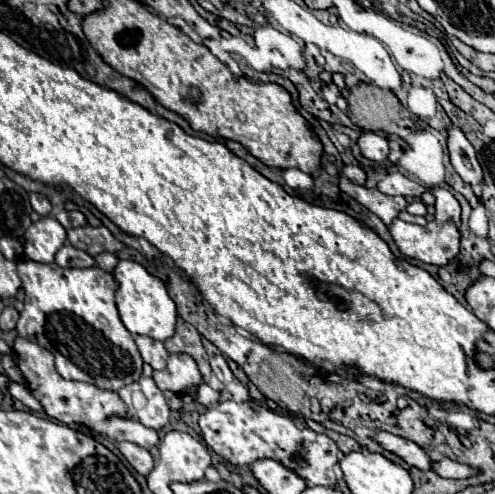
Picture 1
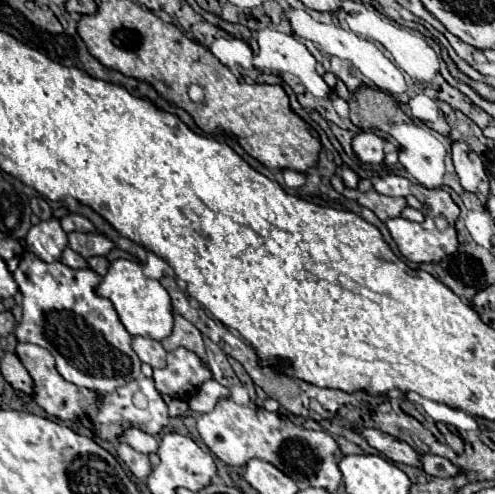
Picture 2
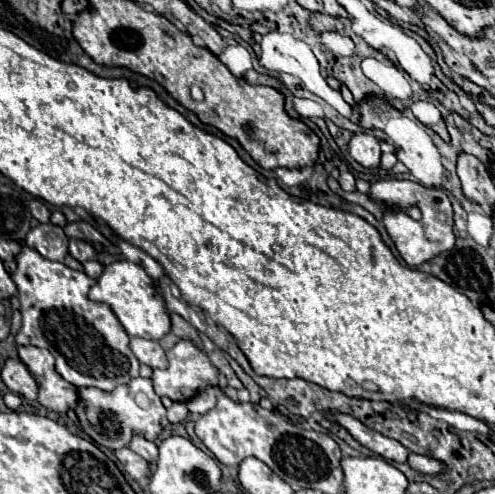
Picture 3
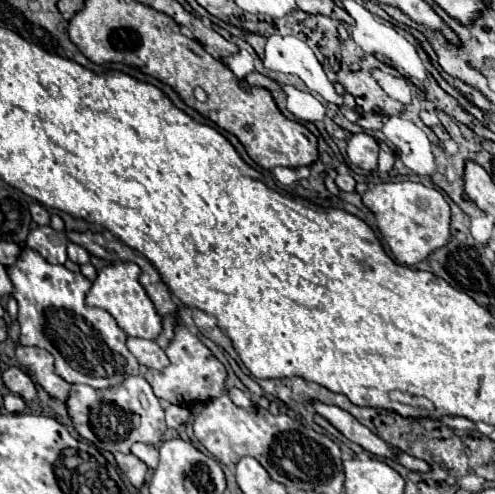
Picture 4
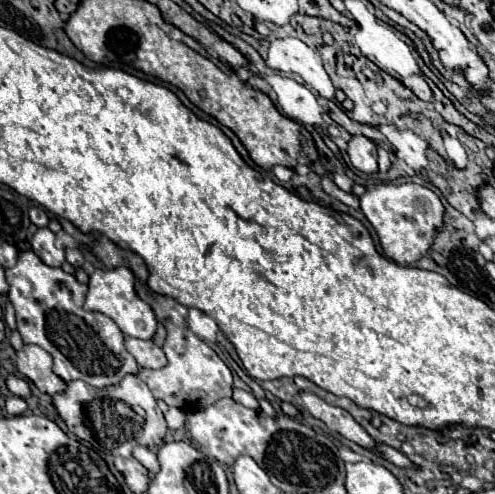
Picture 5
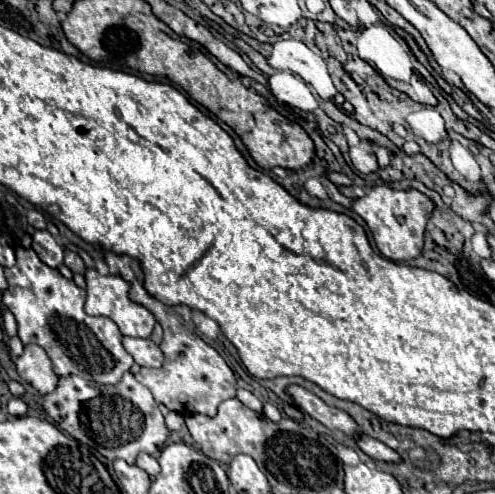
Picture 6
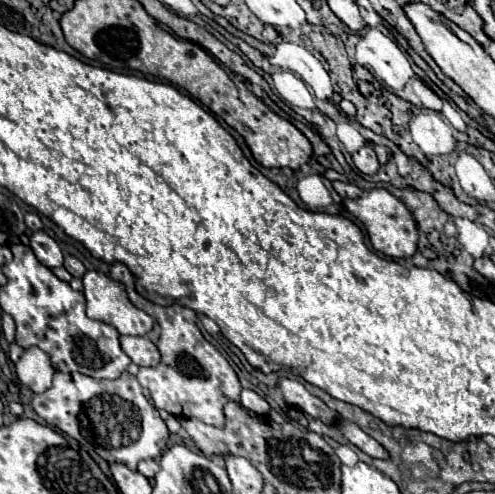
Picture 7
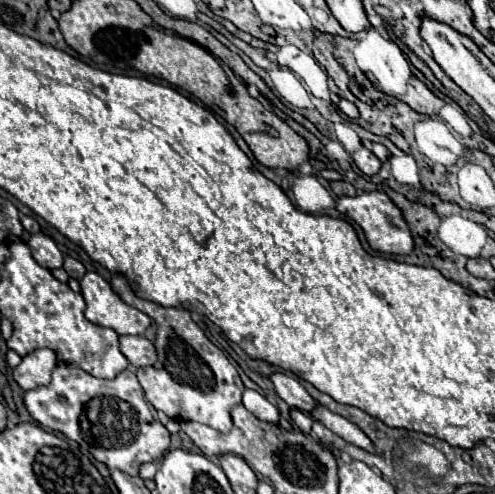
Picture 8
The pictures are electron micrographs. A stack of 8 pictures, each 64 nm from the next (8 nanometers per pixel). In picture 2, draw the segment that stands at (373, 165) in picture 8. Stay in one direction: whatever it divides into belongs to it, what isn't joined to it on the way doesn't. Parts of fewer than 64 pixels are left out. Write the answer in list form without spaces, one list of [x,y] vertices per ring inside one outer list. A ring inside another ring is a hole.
[[[360,132],[352,140],[352,150],[358,160],[366,164],[382,164],[384,160],[384,140],[374,132]]]

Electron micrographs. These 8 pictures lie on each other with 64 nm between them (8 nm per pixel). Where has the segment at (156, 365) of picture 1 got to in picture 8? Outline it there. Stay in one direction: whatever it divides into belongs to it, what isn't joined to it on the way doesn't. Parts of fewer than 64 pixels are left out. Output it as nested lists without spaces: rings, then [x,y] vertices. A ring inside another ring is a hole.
[[[120,336],[120,352],[136,368],[152,366],[156,362],[154,344],[144,336]]]

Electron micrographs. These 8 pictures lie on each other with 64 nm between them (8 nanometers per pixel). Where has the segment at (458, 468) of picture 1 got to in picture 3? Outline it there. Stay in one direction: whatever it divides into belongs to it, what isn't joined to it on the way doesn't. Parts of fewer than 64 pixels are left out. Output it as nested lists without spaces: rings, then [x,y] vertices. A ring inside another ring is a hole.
[[[408,454],[408,466],[414,468],[416,472],[422,472],[422,474],[440,474],[444,470],[444,464],[434,460],[434,458],[428,458],[428,456],[420,456],[420,454]]]

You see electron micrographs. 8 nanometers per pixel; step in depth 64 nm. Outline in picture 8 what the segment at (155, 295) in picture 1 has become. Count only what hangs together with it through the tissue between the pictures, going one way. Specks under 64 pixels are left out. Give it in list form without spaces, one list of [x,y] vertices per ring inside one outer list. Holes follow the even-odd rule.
[[[86,272],[80,280],[80,288],[86,300],[84,316],[92,324],[112,328],[118,334],[144,334],[150,326],[150,318],[114,294],[100,274]]]

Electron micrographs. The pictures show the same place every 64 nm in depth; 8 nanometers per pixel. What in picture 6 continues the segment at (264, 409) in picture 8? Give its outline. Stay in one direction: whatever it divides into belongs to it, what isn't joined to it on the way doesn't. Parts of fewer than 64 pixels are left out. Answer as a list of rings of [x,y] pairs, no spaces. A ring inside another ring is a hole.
[[[238,390],[238,400],[244,404],[244,406],[248,406],[250,410],[256,410],[256,412],[262,412],[262,400],[258,400],[256,398],[256,394],[252,394],[252,392],[248,392],[248,390]]]

